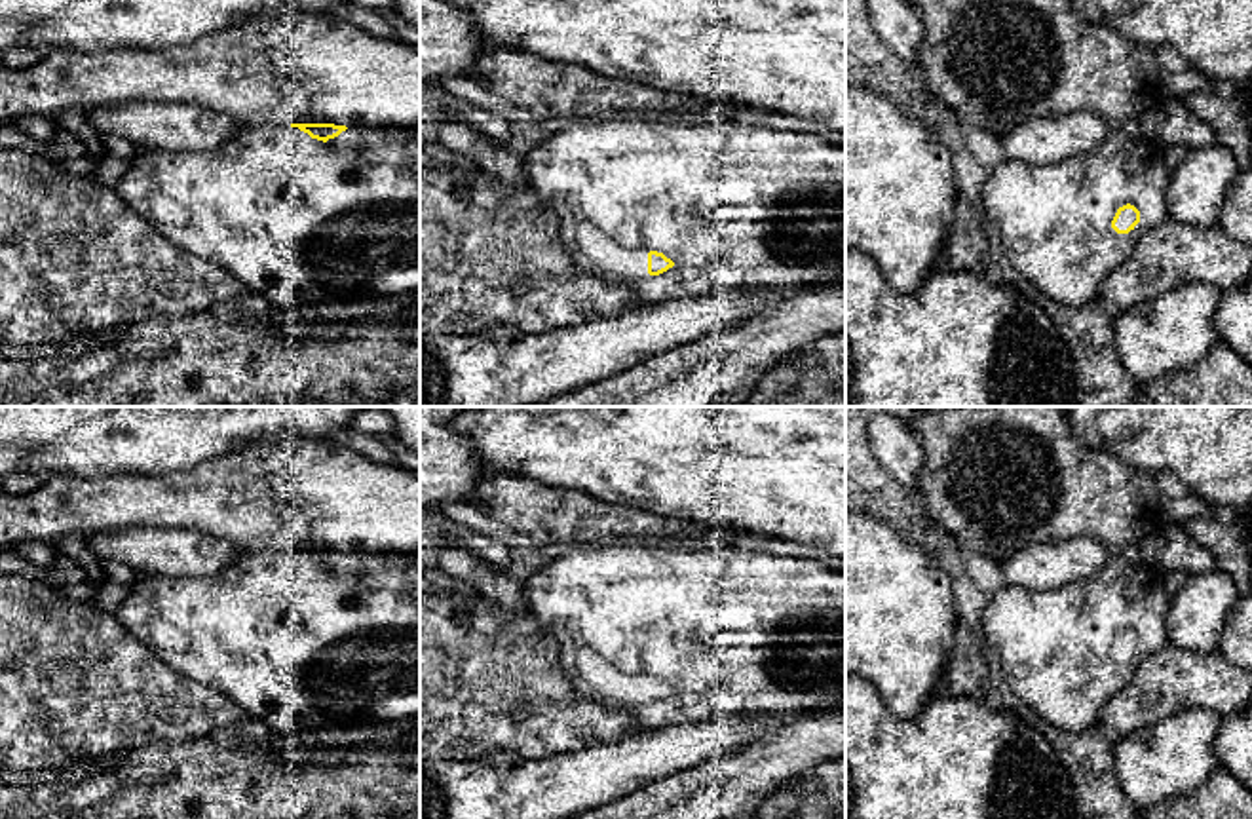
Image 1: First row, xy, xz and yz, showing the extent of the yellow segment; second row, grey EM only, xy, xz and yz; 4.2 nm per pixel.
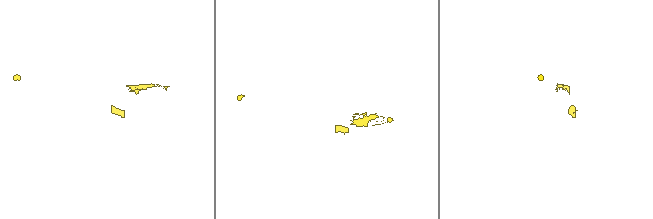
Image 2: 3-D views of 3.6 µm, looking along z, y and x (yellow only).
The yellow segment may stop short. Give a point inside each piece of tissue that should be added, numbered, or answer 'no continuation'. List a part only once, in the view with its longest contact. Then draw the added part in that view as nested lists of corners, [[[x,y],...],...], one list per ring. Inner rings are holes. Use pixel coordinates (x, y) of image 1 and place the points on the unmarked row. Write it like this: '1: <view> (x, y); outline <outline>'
1: yz (1055, 647); outline [[[1111,553],[1100,572],[1062,587],[1035,591],[1003,585],[990,597],[982,629],[1001,661],[1009,697],[1056,728],[1083,732],[1098,724],[1104,703],[1130,684],[1140,663],[1168,644],[1168,604],[1163,572]],[[1127,629],[1140,637],[1140,648],[1129,659],[1117,659],[1111,646]]]

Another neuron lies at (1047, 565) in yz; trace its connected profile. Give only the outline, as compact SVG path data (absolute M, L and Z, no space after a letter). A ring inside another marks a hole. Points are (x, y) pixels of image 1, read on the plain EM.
M1079 536L1024 547L999 564L1005 585L1047 591L1094 576L1110 555L1106 543Z

